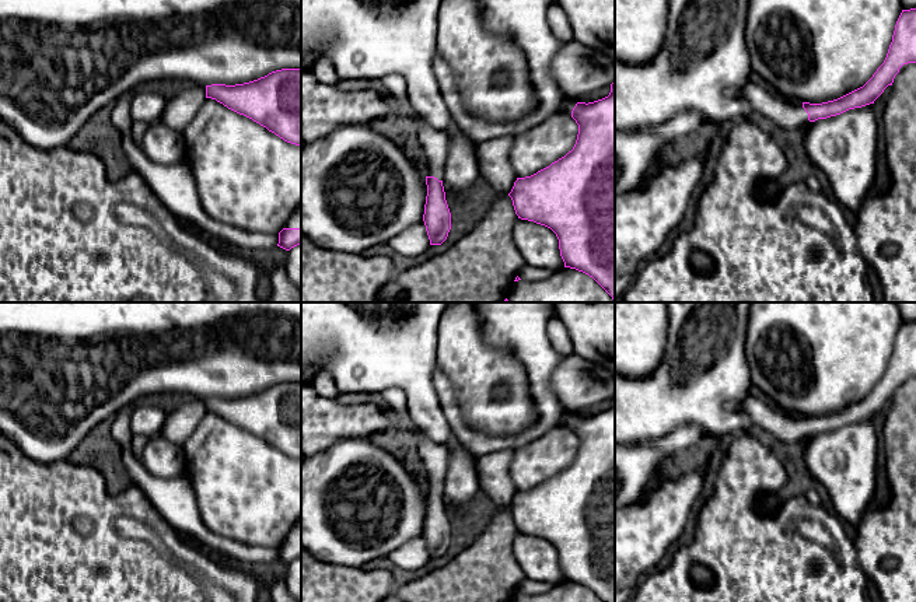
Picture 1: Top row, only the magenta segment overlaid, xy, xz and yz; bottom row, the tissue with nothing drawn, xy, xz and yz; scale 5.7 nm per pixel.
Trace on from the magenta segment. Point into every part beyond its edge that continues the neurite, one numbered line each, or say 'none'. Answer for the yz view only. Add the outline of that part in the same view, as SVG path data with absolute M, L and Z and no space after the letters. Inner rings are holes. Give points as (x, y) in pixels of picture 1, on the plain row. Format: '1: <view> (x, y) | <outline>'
1: yz (786, 427) | M751 393L740 402L731 402L730 407L747 413L754 424L782 442L791 444L808 435L803 416L777 410L772 403Z

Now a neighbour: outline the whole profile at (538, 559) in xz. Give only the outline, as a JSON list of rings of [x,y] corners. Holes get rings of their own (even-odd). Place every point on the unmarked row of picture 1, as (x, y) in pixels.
[[[518,532],[513,540],[513,554],[525,578],[550,585],[564,581],[559,553],[550,542]]]

